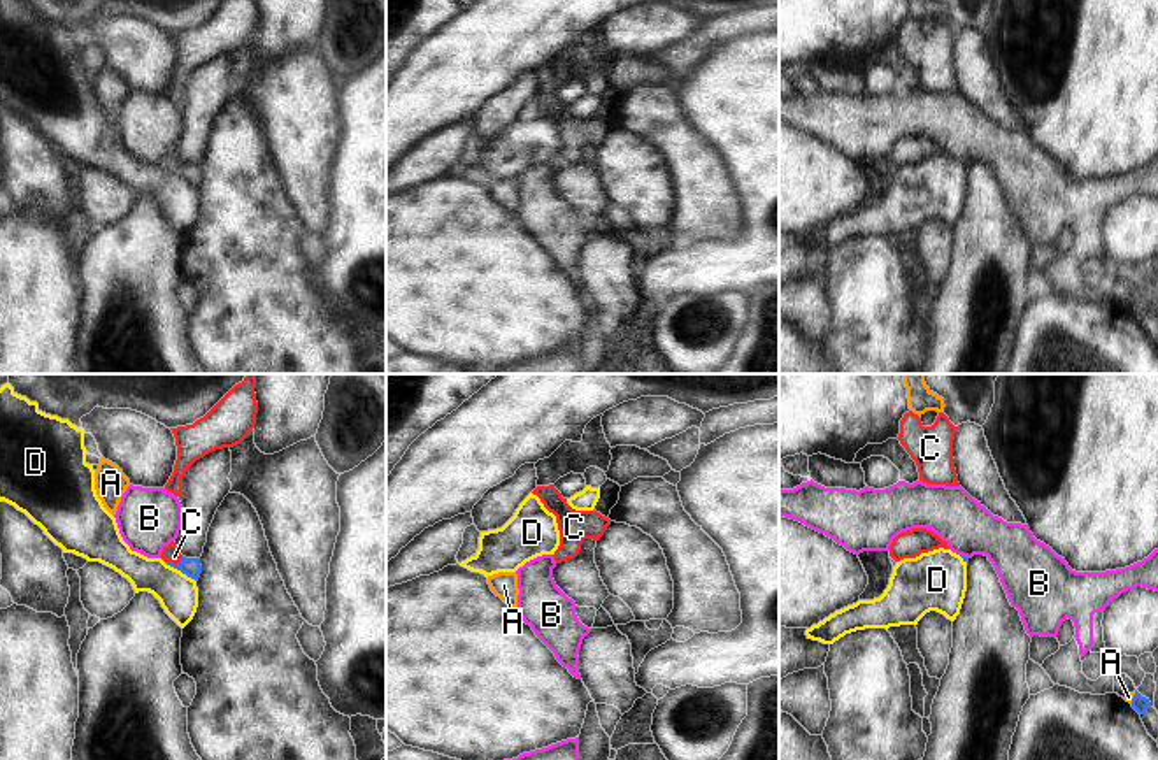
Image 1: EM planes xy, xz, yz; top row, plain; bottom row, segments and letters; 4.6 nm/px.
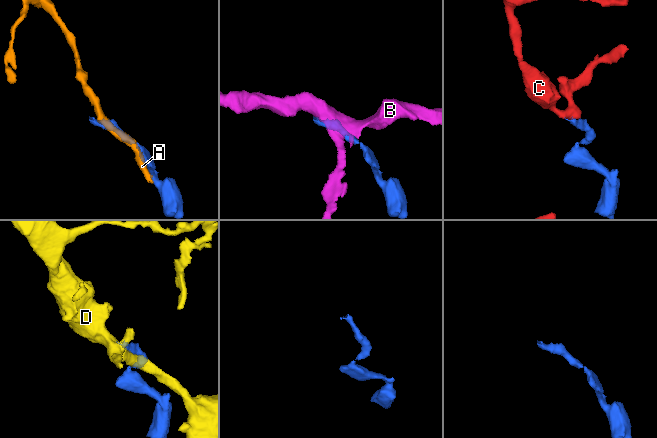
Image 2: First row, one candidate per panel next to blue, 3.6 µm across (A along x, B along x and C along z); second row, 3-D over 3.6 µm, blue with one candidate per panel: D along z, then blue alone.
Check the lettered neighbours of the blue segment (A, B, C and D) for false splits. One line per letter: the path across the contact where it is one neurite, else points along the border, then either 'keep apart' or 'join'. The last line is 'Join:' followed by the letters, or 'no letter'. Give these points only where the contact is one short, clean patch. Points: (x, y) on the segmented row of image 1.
A: border along yz (1136, 692), (1130, 702); keep apart
B: border along yz (962, 555), (967, 559); keep apart
C: runs through xy (192, 567), (171, 562), (171, 553); join
D: keep apart
Join: C

